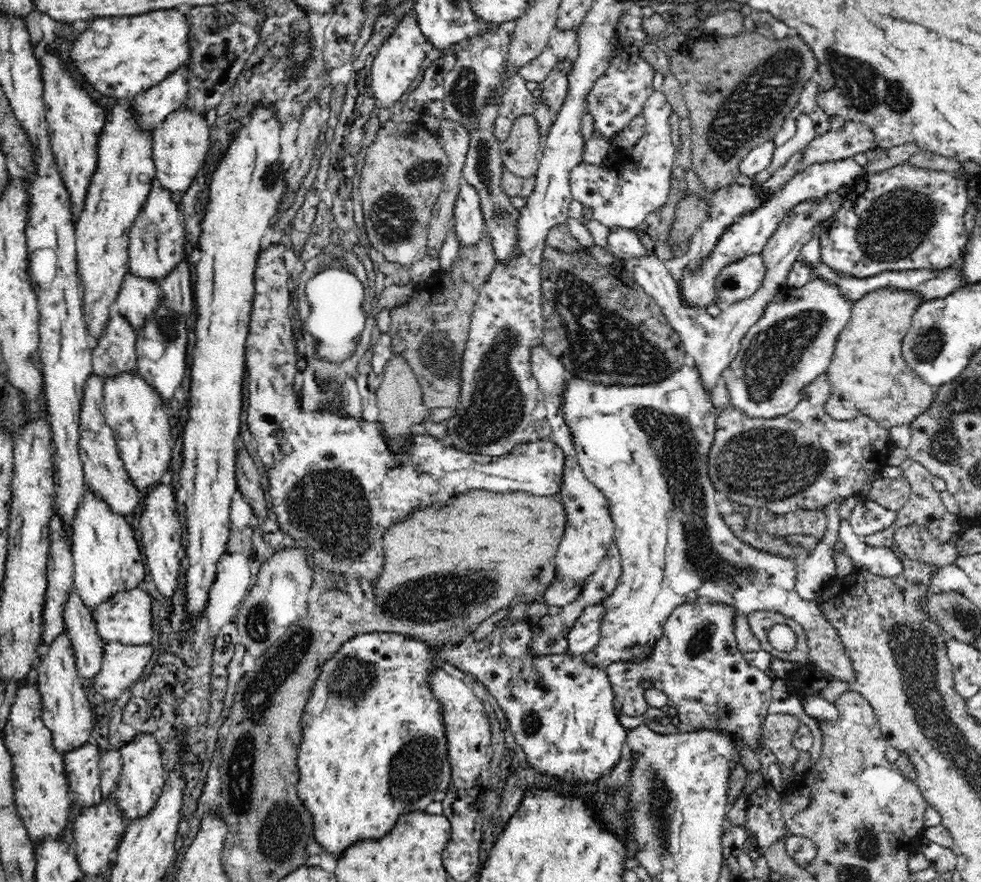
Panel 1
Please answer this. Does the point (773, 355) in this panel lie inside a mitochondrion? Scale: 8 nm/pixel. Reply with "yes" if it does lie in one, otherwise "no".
yes

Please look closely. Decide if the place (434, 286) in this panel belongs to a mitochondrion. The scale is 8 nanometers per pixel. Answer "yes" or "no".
no

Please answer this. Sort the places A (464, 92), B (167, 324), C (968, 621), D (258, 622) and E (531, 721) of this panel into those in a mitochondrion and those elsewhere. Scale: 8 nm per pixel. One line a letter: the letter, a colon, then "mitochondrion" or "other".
A: mitochondrion
B: mitochondrion
C: mitochondrion
D: mitochondrion
E: mitochondrion

